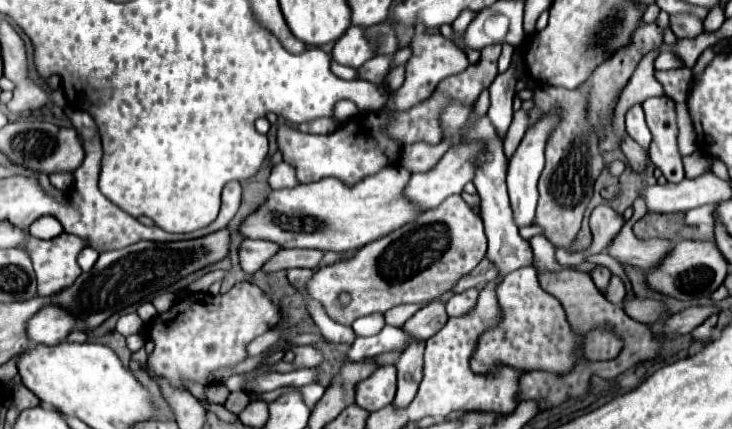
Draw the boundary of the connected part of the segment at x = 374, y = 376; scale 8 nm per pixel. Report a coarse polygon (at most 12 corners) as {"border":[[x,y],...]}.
{"border":[[396,368],[356,384],[356,404],[374,412],[394,400]]}

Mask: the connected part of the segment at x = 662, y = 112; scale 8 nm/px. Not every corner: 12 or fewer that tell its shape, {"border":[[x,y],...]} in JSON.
{"border":[[668,96],[642,104],[652,132],[648,156],[668,182],[682,182],[676,110]]}

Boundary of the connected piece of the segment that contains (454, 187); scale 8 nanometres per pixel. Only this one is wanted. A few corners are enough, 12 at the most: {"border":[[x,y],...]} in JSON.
{"border":[[448,150],[432,170],[412,174],[406,194],[424,210],[472,180],[472,150]]}

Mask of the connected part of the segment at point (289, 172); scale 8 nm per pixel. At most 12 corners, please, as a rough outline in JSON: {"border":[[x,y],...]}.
{"border":[[288,162],[272,168],[272,190],[298,186],[296,170]]}

